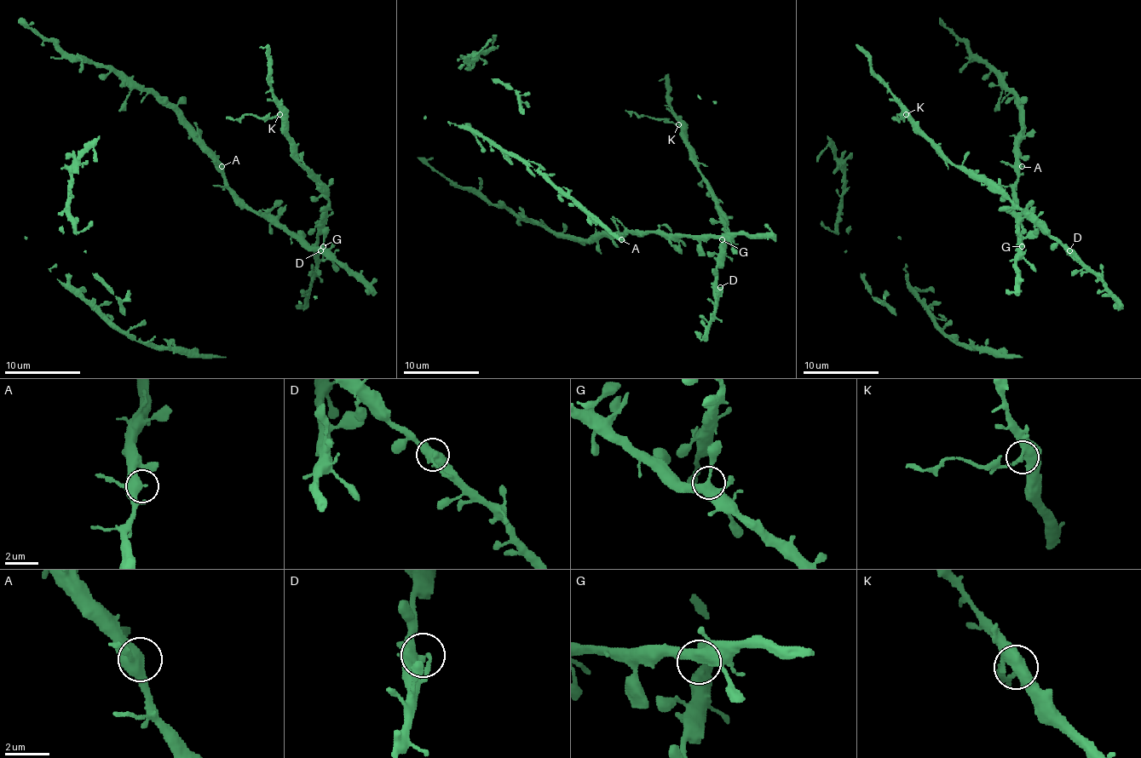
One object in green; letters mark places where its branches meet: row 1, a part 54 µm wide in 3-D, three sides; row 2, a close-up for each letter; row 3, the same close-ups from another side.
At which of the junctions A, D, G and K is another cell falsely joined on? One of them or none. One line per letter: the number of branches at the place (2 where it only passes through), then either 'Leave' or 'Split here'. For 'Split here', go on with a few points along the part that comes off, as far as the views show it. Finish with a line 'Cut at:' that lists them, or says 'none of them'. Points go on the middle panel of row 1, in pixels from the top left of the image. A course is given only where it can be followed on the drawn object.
A: Branches: 3. Leave
D: Branches: 4. Leave
G: Branches: 4. Leave
K: Branches: 4. Split here. Course of the part to remove: (678, 123), (625, 111)
Cut at: K

